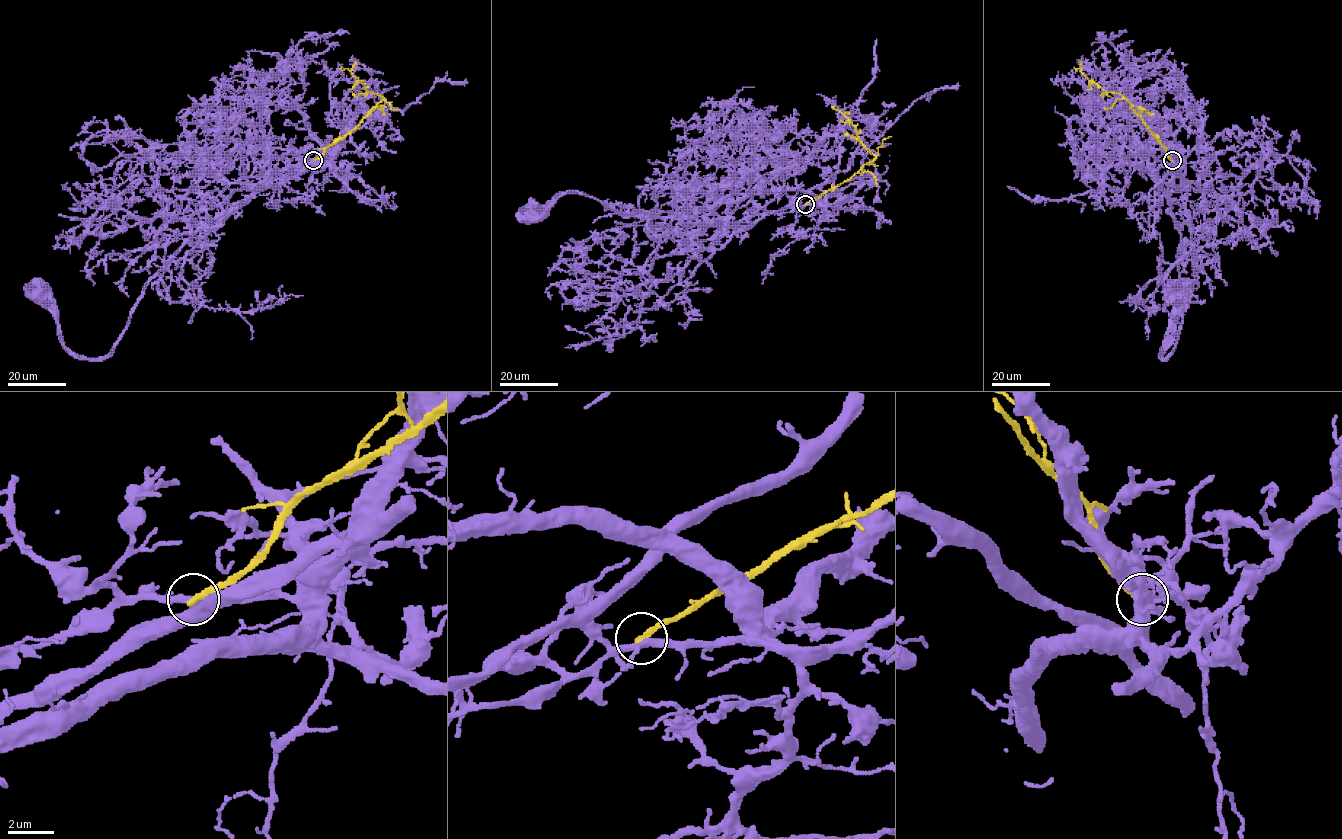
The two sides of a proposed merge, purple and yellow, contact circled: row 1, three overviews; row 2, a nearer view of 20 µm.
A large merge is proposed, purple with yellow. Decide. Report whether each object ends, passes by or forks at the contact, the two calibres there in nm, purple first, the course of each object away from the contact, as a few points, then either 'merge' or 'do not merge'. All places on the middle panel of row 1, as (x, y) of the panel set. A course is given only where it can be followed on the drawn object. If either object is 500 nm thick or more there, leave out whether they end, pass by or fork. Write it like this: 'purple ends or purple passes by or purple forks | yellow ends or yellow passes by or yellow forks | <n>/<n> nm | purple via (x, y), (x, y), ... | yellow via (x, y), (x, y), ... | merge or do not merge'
purple forks | yellow ends | 280/280 nm | purple via (805, 204), (819, 202), (808, 193), (781, 189), (688, 212), (620, 214), (597, 199), (559, 192), (530, 214) | yellow via (805, 204), (849, 179), (875, 157), (859, 139), (848, 119), (834, 109), (834, 105) | do not merge

